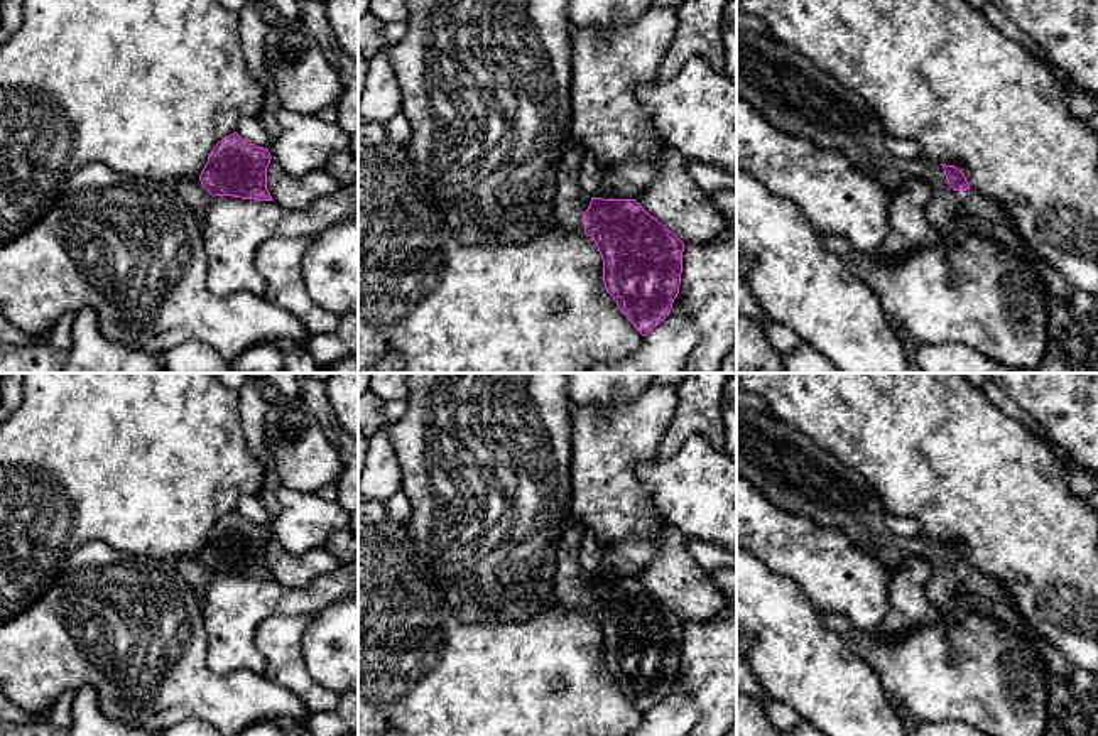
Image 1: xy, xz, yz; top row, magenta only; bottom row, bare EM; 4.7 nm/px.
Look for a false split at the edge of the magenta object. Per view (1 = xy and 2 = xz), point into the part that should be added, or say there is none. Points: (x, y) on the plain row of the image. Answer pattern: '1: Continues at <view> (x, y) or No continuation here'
1: Continues at xy (198, 578)
2: Continues at xz (571, 578)

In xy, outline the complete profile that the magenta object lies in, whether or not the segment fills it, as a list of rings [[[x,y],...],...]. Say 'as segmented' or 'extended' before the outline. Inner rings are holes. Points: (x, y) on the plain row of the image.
extended | [[[236,510],[218,520],[199,555],[176,559],[194,596],[203,603],[215,574],[272,579],[267,567],[270,530],[243,518]]]

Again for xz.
extended | [[[576,520],[561,537],[556,555],[557,601],[568,609],[584,609],[593,616],[603,638],[603,662],[606,670],[613,675],[620,690],[633,702],[633,706],[642,714],[647,714],[666,697],[672,687],[674,677],[679,672],[684,621],[659,598],[650,594],[635,577],[591,576],[578,562],[578,552],[584,532],[586,527]]]

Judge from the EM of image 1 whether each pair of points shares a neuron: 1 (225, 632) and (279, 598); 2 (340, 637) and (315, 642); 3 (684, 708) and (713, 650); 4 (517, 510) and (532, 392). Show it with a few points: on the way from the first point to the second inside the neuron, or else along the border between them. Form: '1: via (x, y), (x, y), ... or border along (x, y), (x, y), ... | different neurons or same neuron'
1: via (239, 618), (259, 598), (266, 598) | same neuron
2: via (333, 637), (328, 642), (321, 642) | same neuron
3: border along (679, 671), (684, 687), (696, 706), (698, 718) | different neurons
4: via (517, 481), (517, 421) | same neuron

